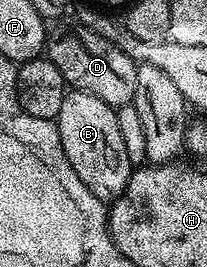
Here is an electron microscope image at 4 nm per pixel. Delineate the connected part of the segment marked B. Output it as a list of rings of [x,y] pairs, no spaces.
[[[72,89],[65,92],[62,99],[62,111],[58,111],[55,122],[58,127],[58,135],[62,139],[62,151],[66,151],[66,159],[70,163],[70,167],[74,167],[78,179],[82,179],[84,186],[99,201],[105,203],[117,201],[122,195],[122,191],[126,191],[134,167],[130,163],[130,155],[126,155],[126,143],[122,143],[122,131],[118,131],[116,109],[102,103],[102,99],[98,99],[98,95],[83,93],[81,89]]]

